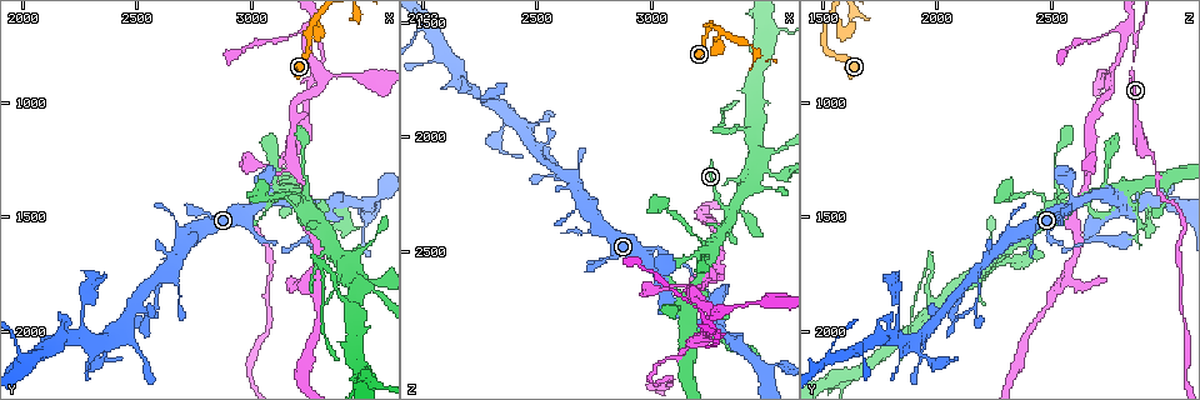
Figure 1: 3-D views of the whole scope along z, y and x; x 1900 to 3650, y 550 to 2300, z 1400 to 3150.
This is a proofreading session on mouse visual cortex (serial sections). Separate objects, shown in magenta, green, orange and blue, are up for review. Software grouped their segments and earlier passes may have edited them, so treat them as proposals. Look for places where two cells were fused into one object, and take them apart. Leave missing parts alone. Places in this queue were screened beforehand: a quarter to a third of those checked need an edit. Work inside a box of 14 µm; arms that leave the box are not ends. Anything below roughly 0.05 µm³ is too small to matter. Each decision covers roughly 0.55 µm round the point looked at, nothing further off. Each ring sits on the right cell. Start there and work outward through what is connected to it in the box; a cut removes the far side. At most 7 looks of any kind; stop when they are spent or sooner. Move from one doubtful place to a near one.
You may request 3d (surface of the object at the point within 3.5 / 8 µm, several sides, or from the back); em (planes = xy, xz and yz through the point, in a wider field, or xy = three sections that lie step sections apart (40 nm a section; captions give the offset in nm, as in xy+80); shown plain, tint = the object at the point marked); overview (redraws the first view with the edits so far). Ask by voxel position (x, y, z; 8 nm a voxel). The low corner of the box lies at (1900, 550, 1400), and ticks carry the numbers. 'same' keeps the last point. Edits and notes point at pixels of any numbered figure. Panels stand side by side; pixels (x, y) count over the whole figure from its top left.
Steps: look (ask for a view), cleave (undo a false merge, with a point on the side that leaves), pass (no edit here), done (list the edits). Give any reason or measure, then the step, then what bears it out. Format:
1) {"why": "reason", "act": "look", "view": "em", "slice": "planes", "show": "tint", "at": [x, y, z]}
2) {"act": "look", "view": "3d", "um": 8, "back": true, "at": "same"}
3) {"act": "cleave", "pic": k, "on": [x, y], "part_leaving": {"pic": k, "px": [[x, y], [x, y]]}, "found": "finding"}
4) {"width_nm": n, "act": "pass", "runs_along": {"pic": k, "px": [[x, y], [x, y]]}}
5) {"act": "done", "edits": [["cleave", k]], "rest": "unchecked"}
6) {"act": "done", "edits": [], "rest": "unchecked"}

{"why": "four arms meet", "act": "look", "view": "3d", "um": 3.5, "at": [3240, 1440, 2530]}

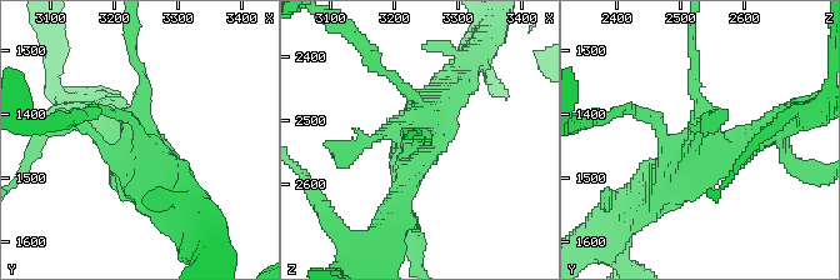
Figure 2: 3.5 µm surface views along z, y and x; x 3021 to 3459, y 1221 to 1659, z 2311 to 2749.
{"act": "look", "view": "em", "slice": "xy", "step": 2, "show": "tint", "at": [3245, 1435, 2530]}

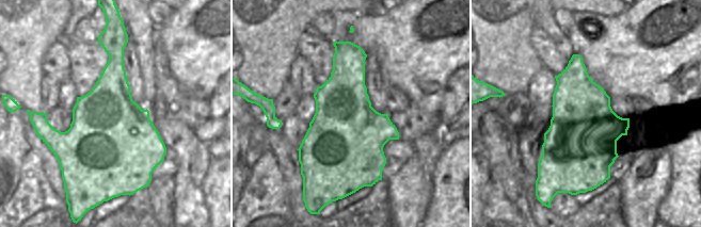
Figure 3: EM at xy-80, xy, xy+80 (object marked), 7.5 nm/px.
{"act": "pass", "runs_along": {"pic": 2, "px": [[463, 84], [416, 138], [398, 209]]}, "found": "all the same cell"}

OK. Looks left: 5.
{"why": "a narrow waist", "act": "look", "view": "em", "slice": "planes", "show": "tint", "at": [3350, 1530, 2890]}

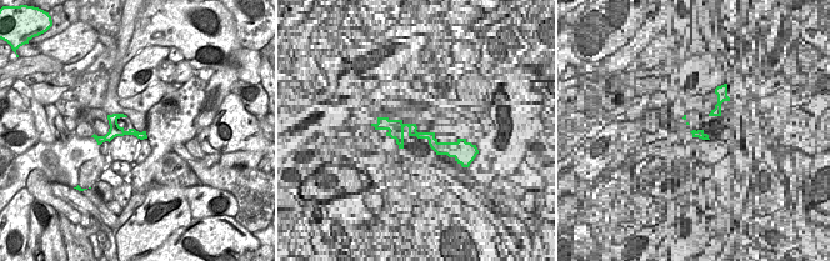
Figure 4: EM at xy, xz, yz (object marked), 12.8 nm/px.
{"why": "wider look", "act": "look", "view": "3d", "um": 3.5, "back": true, "at": "same"}

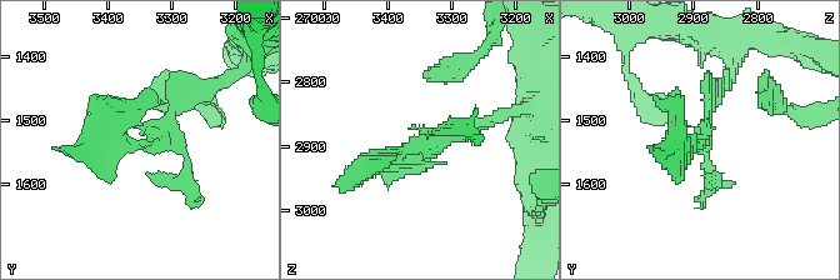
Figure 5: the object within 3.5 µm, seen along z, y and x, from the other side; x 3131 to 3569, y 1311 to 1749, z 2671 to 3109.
{"act": "pass", "runs_along": {"pic": 4, "px": [[143, 135], [113, 132], [99, 139]]}, "found": "one cell here"}

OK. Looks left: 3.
{"why": "two arms in line, one across", "act": "look", "view": "3d", "um": 3.5, "back": true, "at": [2040, 2120, 1540]}

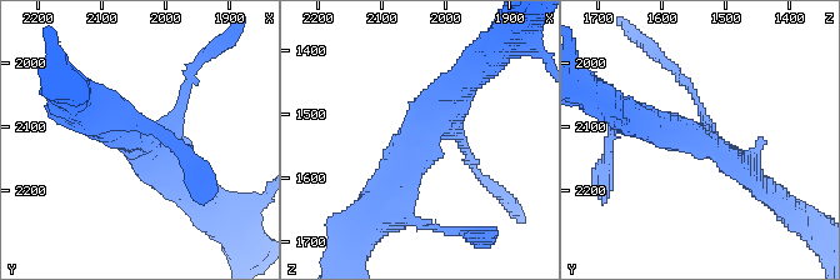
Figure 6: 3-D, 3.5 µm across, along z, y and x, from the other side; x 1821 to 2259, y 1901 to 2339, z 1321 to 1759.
{"act": "look", "view": "em", "slice": "planes", "show": "tint", "at": [2035, 2125, 1525]}

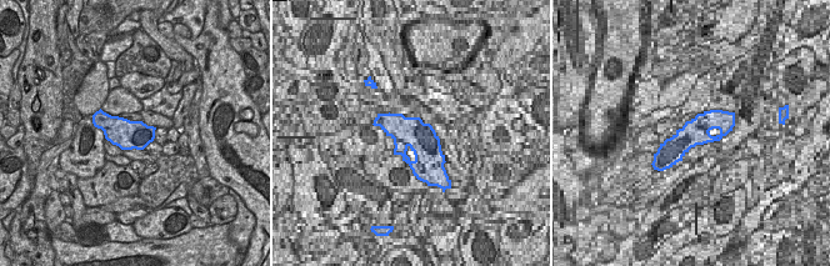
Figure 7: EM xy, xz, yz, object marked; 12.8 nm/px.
{"arm_widths_nm": [100, 300, 400], "act": "pass", "runs_along": {"pic": 6, "px": [[384, 193], [423, 121], [473, 78]]}, "found": "all the same cell"}

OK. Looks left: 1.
{"act": "done", "edits": [], "rest": "unchecked"}

